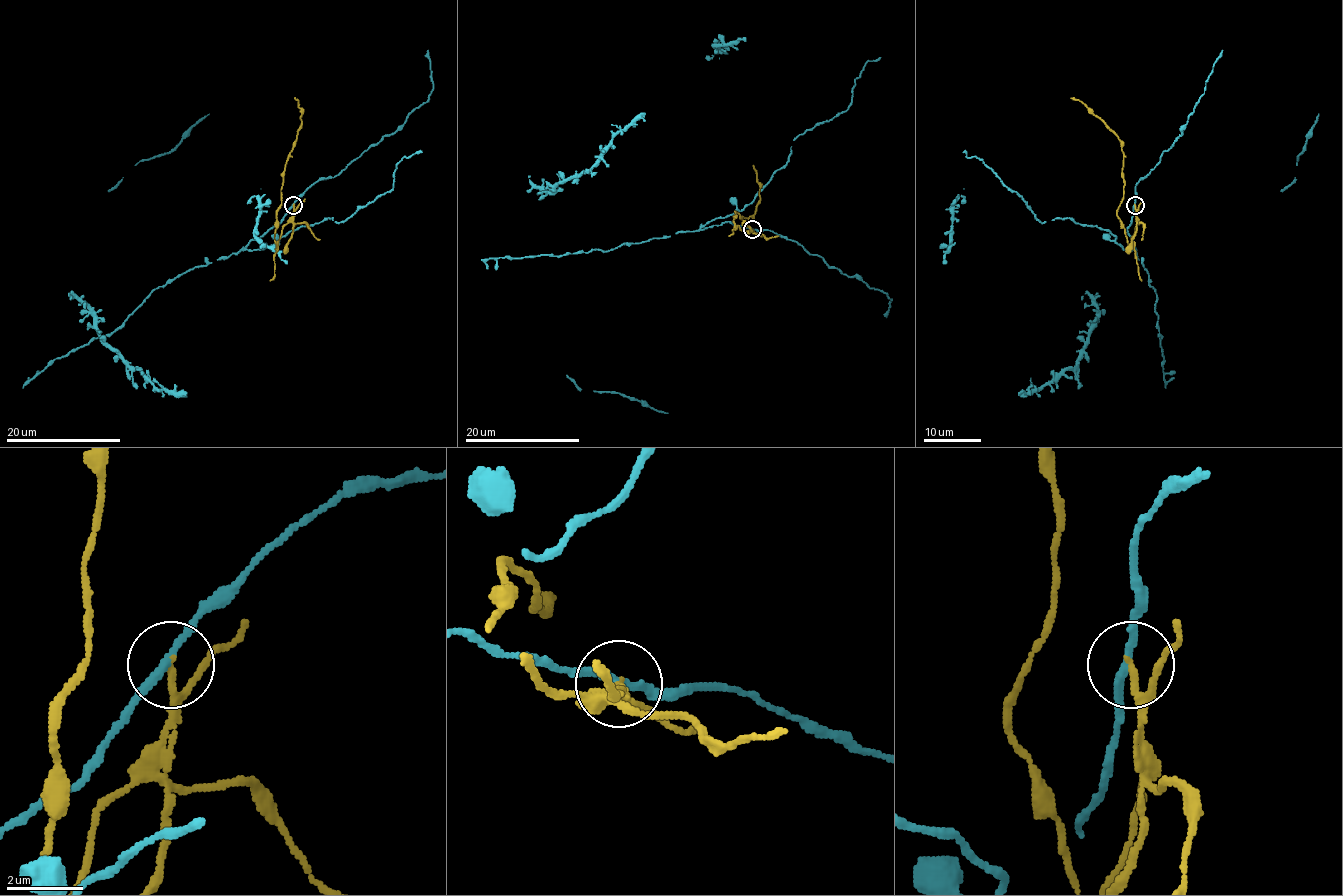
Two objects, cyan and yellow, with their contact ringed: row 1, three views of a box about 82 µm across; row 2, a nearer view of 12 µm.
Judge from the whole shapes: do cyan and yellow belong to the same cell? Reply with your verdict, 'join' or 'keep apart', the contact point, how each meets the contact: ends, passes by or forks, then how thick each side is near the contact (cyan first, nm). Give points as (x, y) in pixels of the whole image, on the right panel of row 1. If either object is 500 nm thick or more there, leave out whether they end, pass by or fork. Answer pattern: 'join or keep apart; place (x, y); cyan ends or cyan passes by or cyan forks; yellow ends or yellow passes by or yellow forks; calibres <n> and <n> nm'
keep apart; place (1135, 205); cyan passes by; yellow passes by; calibres 200 and 130 nm

